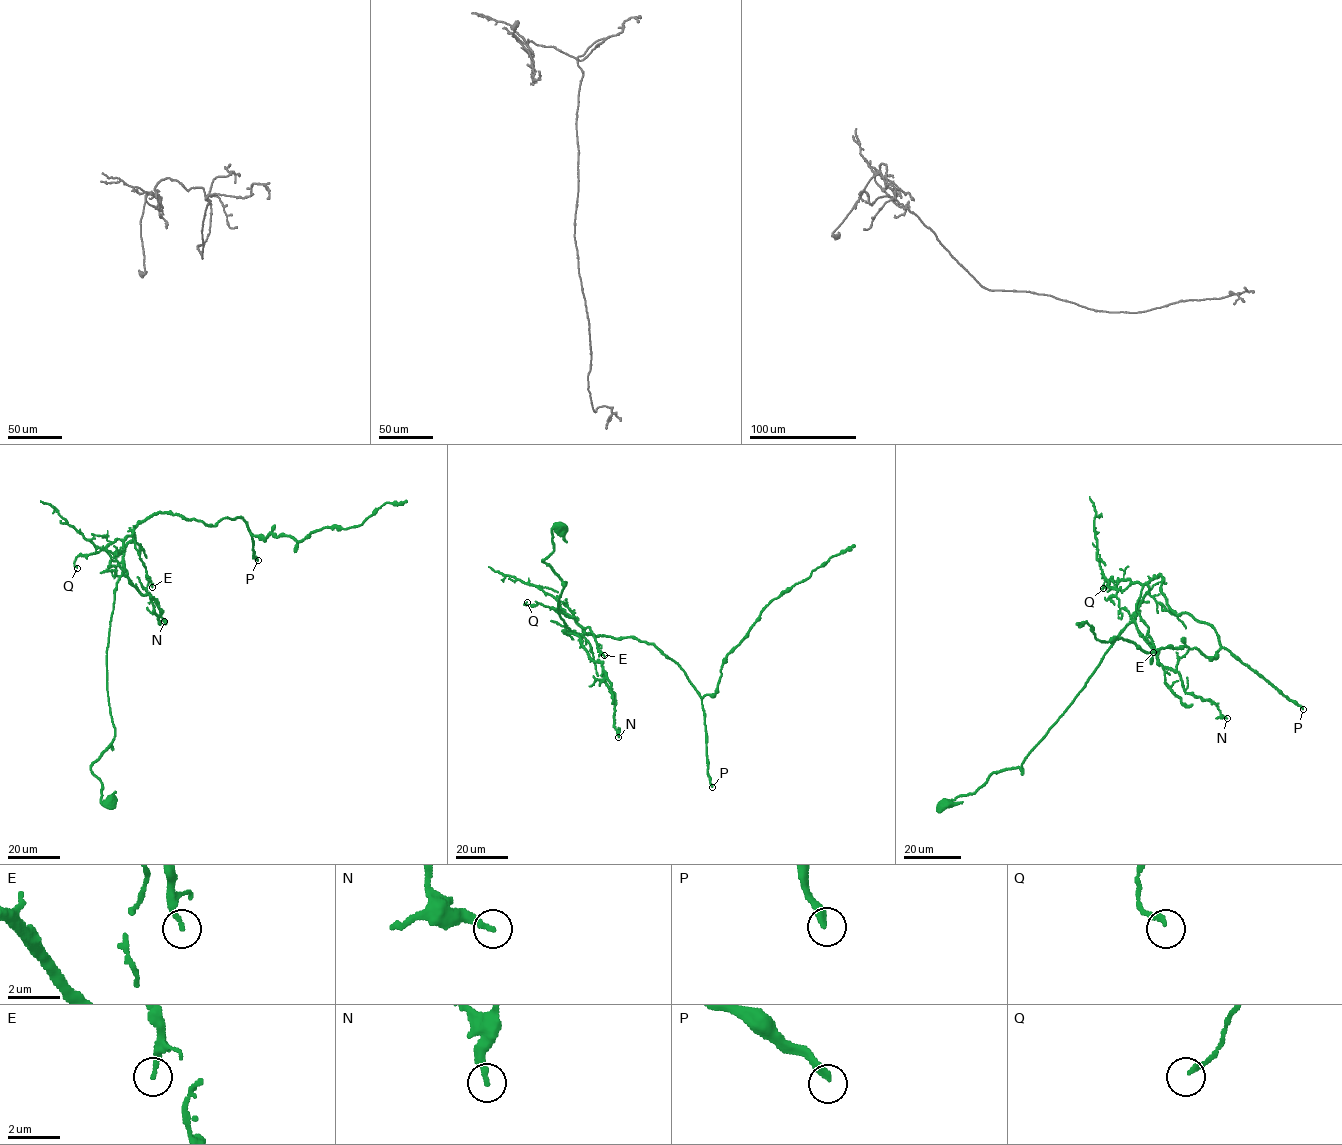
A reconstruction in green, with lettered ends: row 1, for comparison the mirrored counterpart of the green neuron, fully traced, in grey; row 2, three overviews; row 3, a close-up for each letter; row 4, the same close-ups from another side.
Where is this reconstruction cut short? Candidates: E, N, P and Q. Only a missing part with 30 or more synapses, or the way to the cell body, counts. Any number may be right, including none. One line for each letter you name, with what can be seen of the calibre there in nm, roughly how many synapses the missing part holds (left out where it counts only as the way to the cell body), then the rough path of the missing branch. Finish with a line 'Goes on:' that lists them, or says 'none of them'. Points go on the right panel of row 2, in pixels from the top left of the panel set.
P: calibre 320 nm; 70 synapses
Goes on: P

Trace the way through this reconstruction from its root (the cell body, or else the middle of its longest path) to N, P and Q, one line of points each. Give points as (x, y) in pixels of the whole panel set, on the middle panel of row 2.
N: (561, 529), (552, 529), (553, 552), (542, 561), (566, 582), (559, 616), (602, 664), (615, 694), (618, 737)
P: (561, 529), (542, 561), (566, 582), (559, 616), (578, 634), (654, 644), (679, 666), (701, 698), (712, 787)
Q: (561, 529), (542, 561), (566, 582), (559, 616), (585, 633), (573, 618), (527, 602)

